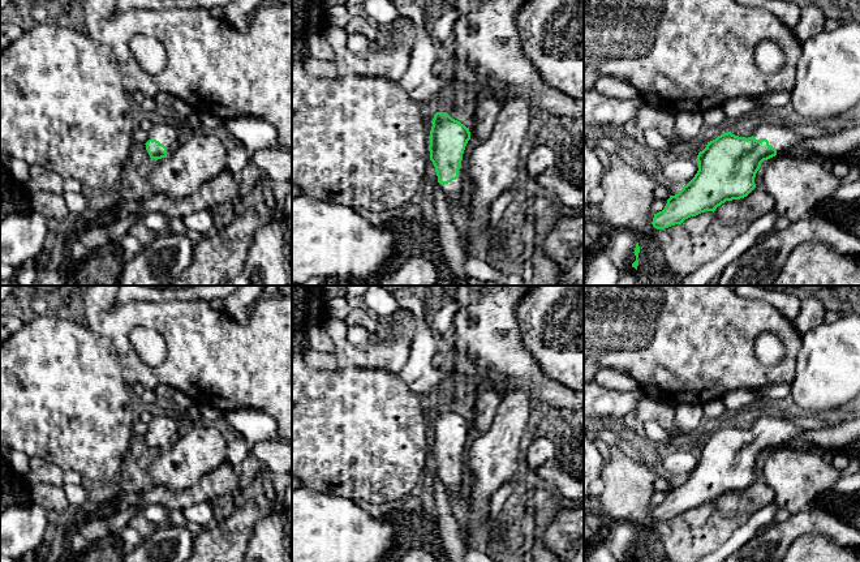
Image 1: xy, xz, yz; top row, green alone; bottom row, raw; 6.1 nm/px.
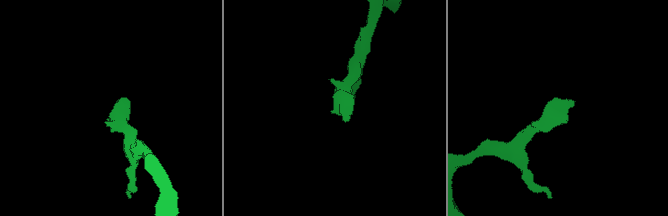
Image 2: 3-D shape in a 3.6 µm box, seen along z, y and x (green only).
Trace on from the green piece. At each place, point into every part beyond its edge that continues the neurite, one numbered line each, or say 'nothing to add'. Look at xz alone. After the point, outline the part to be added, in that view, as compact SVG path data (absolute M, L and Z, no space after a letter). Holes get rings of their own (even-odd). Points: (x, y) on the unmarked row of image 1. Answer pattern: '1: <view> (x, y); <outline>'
1: xz (456, 483); M463 460L459 462L459 469L456 472L452 472L448 476L439 476L440 481L446 486L446 492L450 497L452 495L460 495L464 494L468 485L468 467L463 463Z

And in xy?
1: xy (170, 427); M197 403L186 411L180 411L173 415L155 411L149 424L149 432L156 432L163 436L167 439L167 449L169 449L181 432L192 425L199 424L201 420L202 415Z

